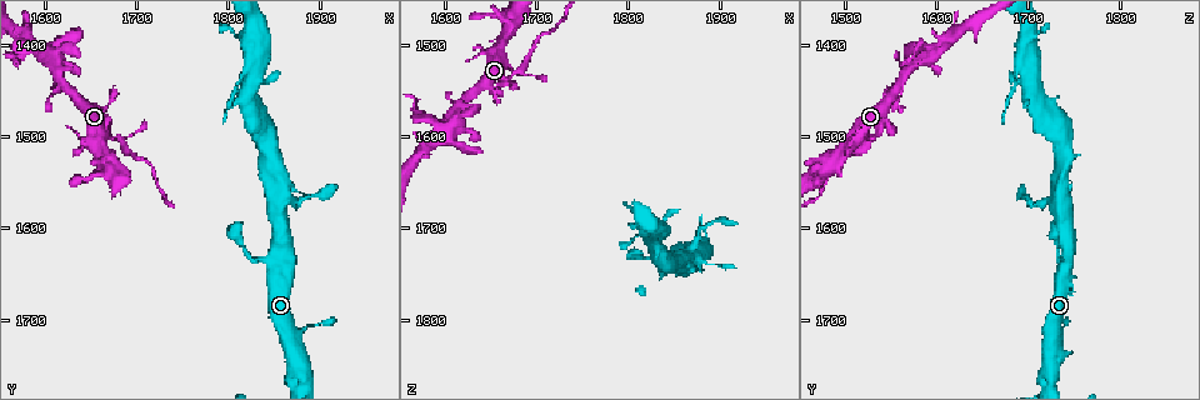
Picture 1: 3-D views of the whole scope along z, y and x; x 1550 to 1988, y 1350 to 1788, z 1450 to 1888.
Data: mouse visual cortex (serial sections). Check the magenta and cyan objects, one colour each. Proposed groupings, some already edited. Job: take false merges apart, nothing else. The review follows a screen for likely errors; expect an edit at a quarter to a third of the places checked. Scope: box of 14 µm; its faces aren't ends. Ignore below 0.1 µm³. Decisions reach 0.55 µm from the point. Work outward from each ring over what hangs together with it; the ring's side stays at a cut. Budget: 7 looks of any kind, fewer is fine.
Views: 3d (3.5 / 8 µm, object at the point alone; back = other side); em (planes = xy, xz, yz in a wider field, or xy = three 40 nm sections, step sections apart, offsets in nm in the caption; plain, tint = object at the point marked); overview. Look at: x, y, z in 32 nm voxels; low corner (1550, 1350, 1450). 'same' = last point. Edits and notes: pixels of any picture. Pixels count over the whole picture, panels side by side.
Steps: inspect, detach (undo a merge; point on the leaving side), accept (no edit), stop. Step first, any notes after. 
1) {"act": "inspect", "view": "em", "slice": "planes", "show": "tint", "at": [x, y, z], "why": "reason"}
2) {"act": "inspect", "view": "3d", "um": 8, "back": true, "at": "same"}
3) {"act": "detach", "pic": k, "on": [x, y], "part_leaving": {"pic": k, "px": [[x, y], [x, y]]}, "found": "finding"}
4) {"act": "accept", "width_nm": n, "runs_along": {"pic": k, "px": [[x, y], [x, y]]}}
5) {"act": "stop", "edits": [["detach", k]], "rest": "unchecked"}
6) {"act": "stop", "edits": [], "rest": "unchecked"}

{"act": "inspect", "view": "3d", "um": 3.5, "at": [1680, 1505, 1530], "why": "sharp bend"}

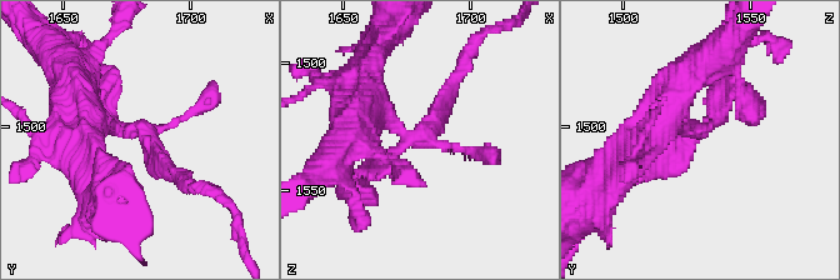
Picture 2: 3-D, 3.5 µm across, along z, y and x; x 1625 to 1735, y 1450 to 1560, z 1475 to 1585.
{"act": "inspect", "view": "em", "slice": "xy", "step": 2, "show": "plain", "at": [1682, 1500, 1528], "why": "need the tissue"}

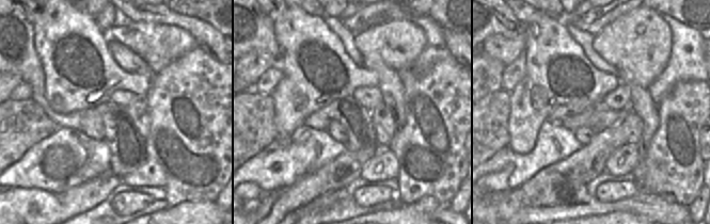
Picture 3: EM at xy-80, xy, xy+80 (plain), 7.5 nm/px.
{"act": "inspect", "view": "em", "slice": "xy", "step": 2, "show": "tint", "at": "same", "why": "where the object lies"}

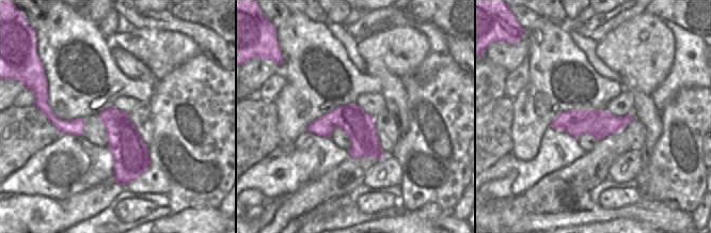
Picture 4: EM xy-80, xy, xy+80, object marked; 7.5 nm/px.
{"act": "detach", "pic": 2, "on": [675, 169], "part_leaving": {"pic": 2, "px": [[411, 138], [438, 119], [465, 58]]}, "found": "a second cell is stuck on"}

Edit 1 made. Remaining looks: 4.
{"act": "inspect", "view": "overview"}

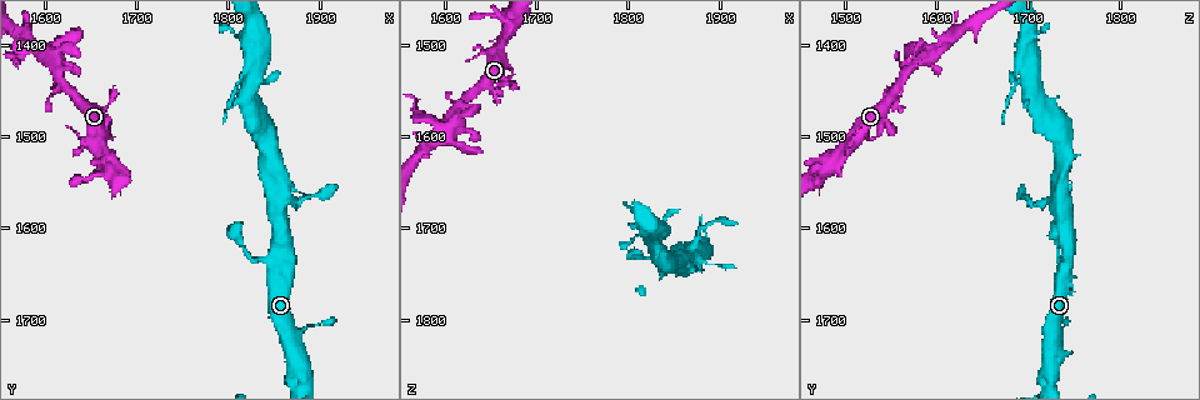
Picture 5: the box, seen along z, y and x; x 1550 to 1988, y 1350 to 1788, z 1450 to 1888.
{"act": "inspect", "view": "3d", "um": 3.5, "at": [1875, 1755, 1725], "why": "sharp bend"}

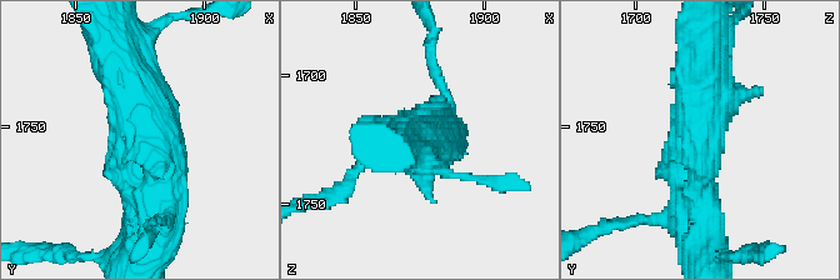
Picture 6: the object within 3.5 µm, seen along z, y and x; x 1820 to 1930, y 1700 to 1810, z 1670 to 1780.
{"act": "inspect", "view": "em", "slice": "xy", "step": 5, "show": "tint", "at": [1872, 1758, 1728], "why": "shape alone is not enough"}

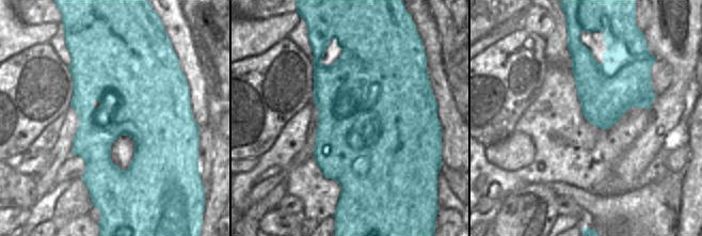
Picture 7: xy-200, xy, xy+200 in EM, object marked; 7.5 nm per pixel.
{"act": "accept", "runs_along": {"pic": 6, "px": [[120, 61], [161, 149], [165, 218]]}, "found": "all the same cell"}

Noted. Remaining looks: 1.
{"act": "stop", "edits": [["detach", 2]], "rest": "unchecked"}

